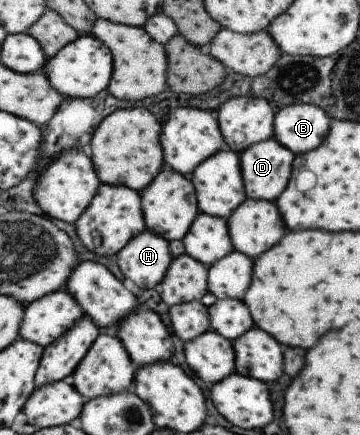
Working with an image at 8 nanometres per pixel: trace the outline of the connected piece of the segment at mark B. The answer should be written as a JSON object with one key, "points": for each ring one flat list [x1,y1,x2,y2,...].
{"points":[[292,104,276,110,273,139,294,156,308,153,324,141,331,118,314,105]]}

